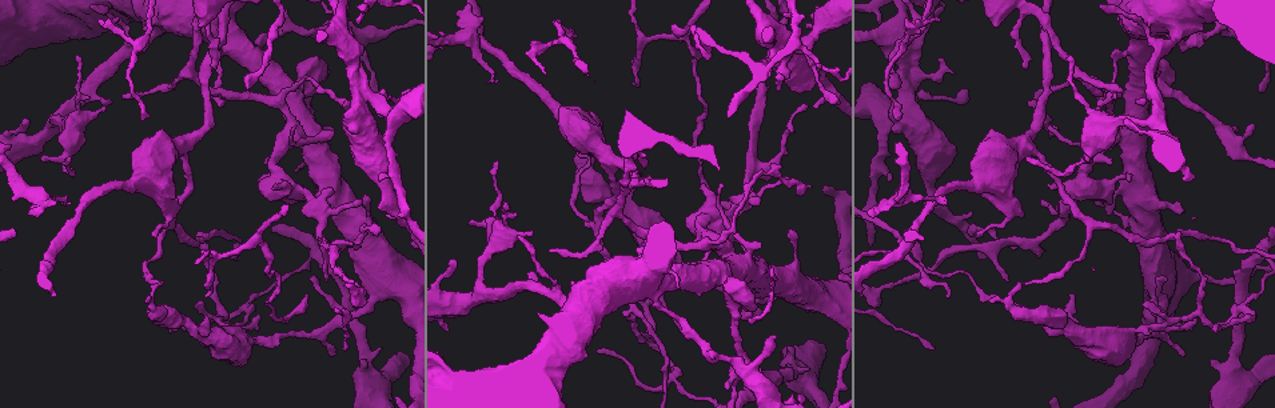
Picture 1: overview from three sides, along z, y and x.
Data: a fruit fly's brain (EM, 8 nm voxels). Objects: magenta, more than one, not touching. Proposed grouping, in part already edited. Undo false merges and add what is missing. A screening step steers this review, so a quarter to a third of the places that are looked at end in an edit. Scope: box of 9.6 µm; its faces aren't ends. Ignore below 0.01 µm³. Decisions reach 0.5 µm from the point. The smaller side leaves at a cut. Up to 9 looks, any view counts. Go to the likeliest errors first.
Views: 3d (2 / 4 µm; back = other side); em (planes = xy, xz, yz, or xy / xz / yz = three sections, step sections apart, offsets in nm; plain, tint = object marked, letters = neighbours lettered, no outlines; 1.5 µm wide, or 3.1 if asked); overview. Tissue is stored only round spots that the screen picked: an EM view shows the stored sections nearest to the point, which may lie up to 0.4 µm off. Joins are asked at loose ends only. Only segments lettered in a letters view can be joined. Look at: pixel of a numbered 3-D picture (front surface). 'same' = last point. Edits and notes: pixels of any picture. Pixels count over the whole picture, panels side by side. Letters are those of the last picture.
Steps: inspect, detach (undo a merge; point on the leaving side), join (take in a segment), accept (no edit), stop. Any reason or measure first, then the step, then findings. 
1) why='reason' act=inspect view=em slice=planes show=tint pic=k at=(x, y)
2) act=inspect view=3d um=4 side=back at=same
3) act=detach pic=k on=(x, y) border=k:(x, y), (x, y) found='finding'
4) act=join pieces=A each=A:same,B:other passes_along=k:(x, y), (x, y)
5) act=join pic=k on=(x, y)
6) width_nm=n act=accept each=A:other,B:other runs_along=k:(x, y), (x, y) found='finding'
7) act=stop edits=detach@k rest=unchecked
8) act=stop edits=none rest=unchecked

why='free end' act=inspect view=em slice=planes show=tint pic=1 at=(637, 85)

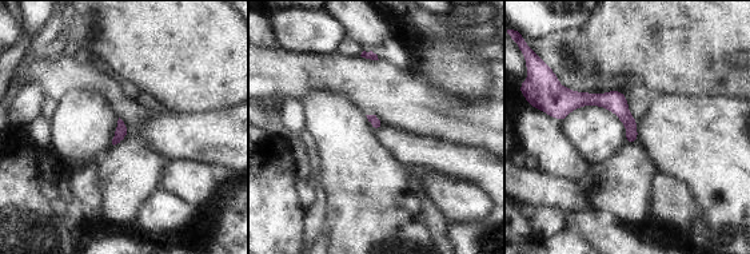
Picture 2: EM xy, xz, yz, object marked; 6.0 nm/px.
act=inspect view=em slice=planes show=letters at=same

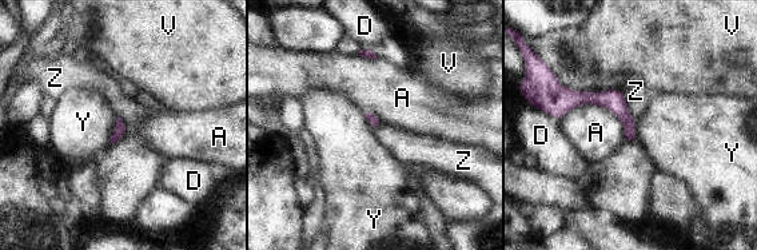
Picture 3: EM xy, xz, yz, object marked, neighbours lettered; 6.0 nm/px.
width_nm=70 act=accept each=A:other,D:other,V:other,Y:other,Z:other border=3:(118, 115), (111, 143) found='none of them fits'

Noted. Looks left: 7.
why='sharp bend' act=inspect view=em slice=planes show=tint pic=1 at=(1019, 310)

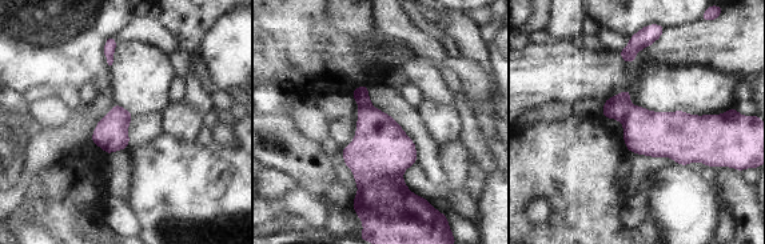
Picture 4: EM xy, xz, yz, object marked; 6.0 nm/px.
act=inspect view=em slice=planes show=letters at=same

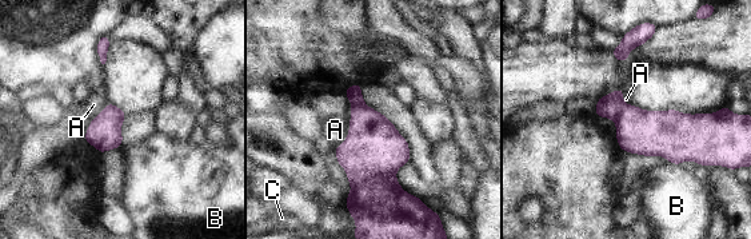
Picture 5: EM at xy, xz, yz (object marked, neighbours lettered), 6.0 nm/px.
act=detach pic=5 on=(611, 106) each=A:other,B:other,C:other border=5:(624, 106), (614, 120) found='two cells meet here'

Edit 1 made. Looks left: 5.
act=inspect view=overview

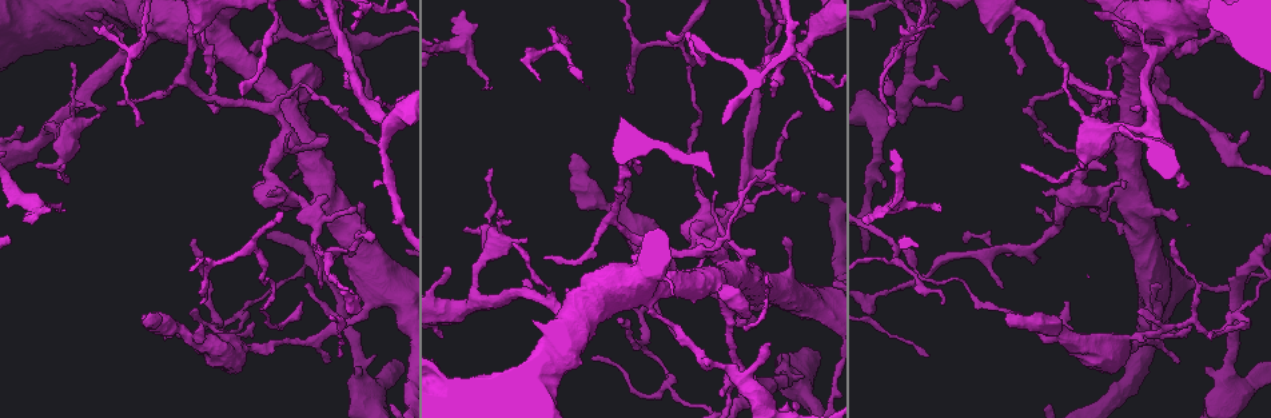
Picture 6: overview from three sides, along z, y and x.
why='a fork' act=inspect view=em slice=planes show=tint pic=6 at=(674, 46)

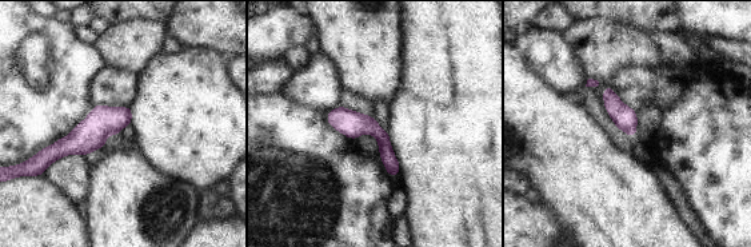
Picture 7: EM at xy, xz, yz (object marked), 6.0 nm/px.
why='what lies round it' act=inspect view=em slice=planes show=letters at=same

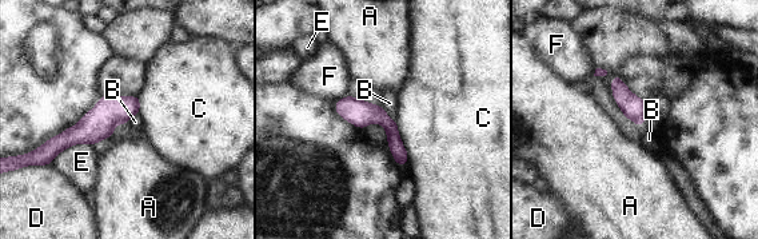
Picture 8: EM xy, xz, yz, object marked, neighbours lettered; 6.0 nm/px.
act=accept each=A:other,B:other,C:other,D:other,E:other,F:other border=8:(111, 136), (96, 144) found='one cell here'

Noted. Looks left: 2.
act=stop edits=detach@5 rest=unchecked

